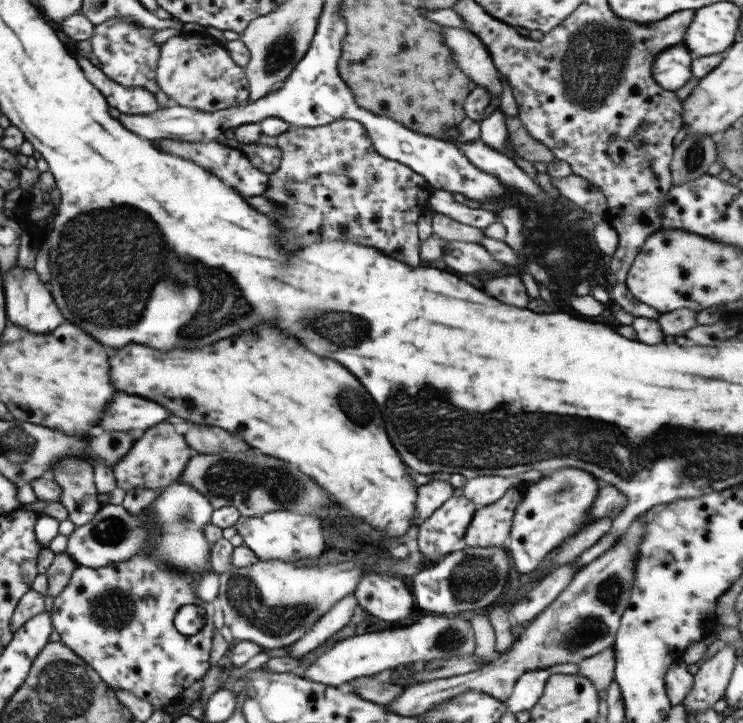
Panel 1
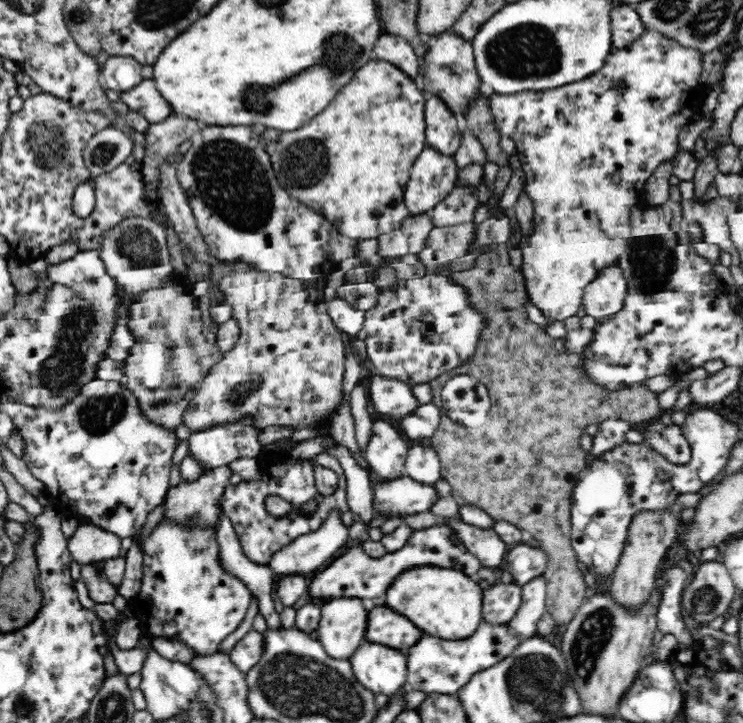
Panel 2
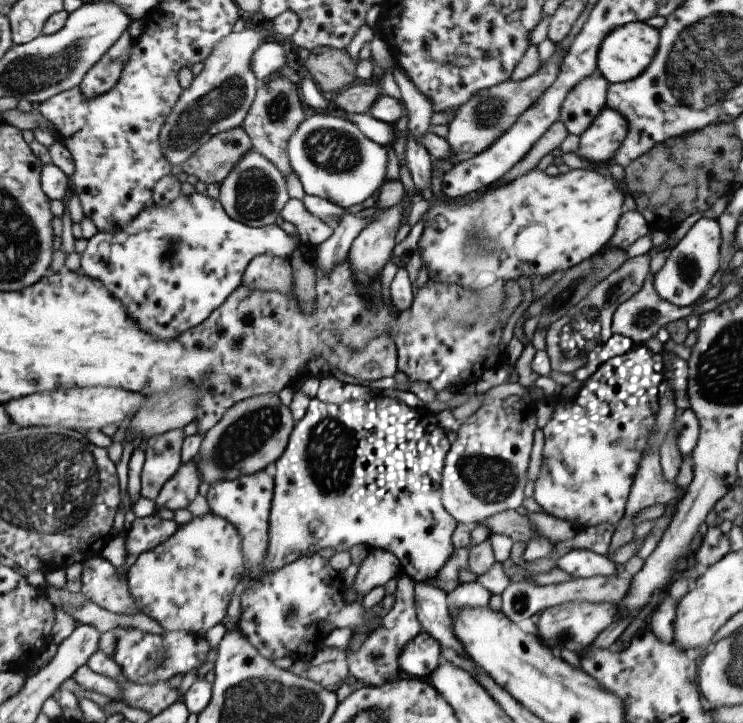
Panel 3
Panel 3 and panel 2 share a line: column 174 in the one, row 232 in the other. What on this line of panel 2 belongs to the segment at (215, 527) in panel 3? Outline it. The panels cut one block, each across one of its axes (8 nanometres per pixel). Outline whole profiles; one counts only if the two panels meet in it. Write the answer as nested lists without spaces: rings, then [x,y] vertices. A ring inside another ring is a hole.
[[[654,29],[644,31],[644,34],[625,49],[613,48],[607,56],[606,64],[596,74],[585,77],[582,81],[566,84],[564,87],[552,88],[542,92],[528,91],[518,92],[514,95],[498,95],[490,93],[490,111],[494,115],[494,123],[500,131],[500,135],[508,135],[517,146],[516,154],[519,156],[521,169],[525,174],[525,185],[523,190],[528,198],[534,203],[534,228],[530,236],[523,236],[518,241],[518,247],[522,252],[520,270],[524,275],[527,298],[536,306],[546,318],[550,320],[566,320],[570,316],[576,316],[578,308],[583,304],[585,288],[599,275],[603,268],[619,264],[620,255],[624,254],[628,246],[631,234],[630,213],[632,207],[640,205],[645,195],[644,182],[654,174],[658,164],[664,160],[671,160],[678,150],[678,134],[683,126],[698,117],[698,113],[706,98],[706,88],[699,82],[702,73],[702,53],[692,49],[684,48],[672,39],[664,37]],[[619,81],[626,81],[628,88],[619,92],[615,85]]]

